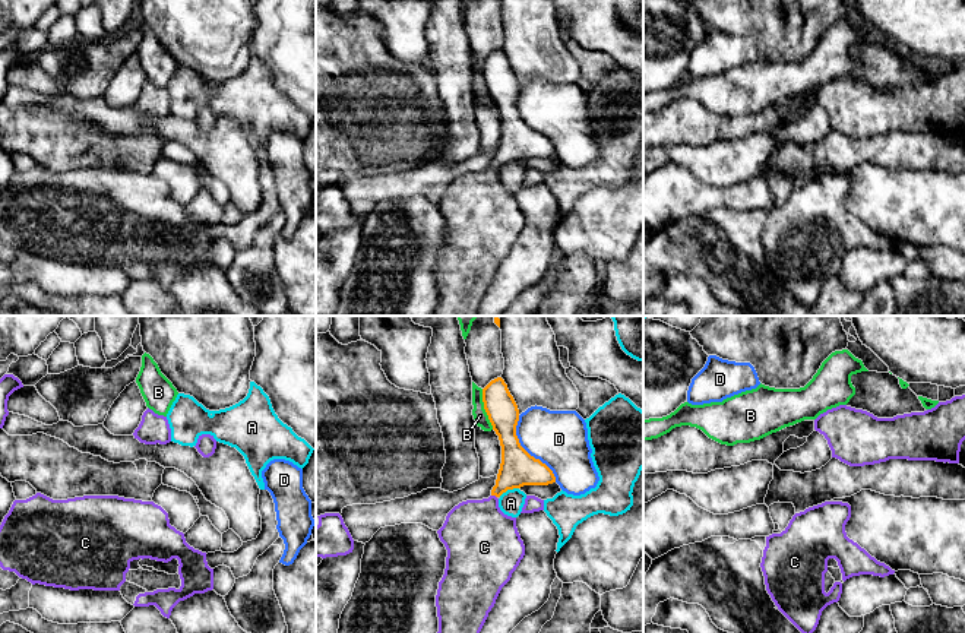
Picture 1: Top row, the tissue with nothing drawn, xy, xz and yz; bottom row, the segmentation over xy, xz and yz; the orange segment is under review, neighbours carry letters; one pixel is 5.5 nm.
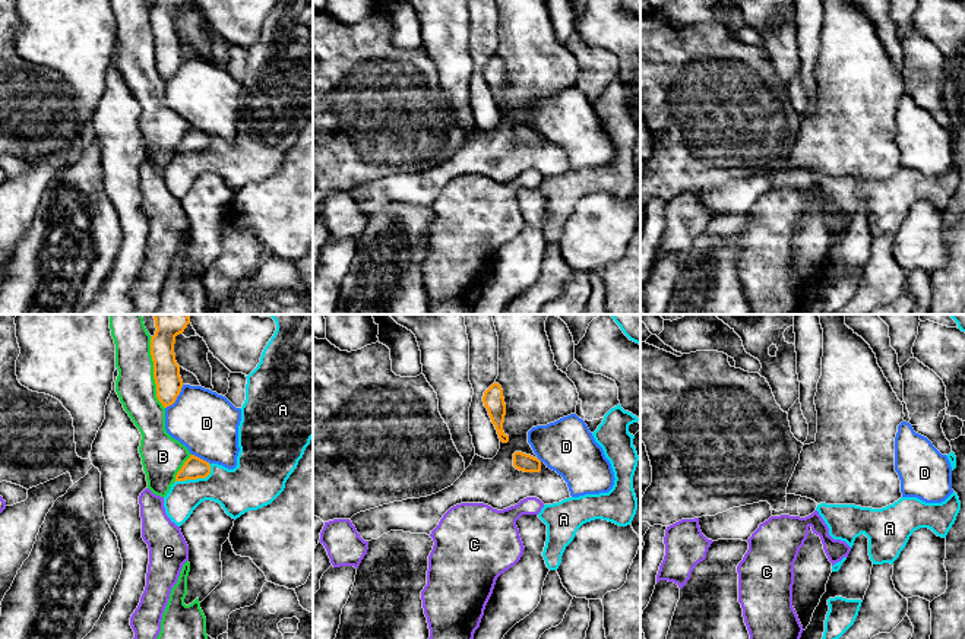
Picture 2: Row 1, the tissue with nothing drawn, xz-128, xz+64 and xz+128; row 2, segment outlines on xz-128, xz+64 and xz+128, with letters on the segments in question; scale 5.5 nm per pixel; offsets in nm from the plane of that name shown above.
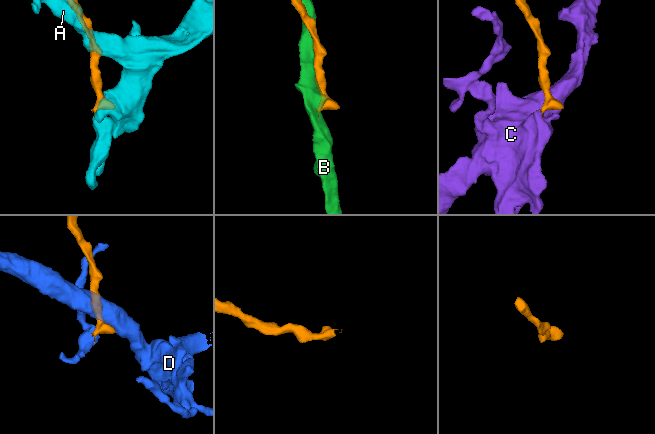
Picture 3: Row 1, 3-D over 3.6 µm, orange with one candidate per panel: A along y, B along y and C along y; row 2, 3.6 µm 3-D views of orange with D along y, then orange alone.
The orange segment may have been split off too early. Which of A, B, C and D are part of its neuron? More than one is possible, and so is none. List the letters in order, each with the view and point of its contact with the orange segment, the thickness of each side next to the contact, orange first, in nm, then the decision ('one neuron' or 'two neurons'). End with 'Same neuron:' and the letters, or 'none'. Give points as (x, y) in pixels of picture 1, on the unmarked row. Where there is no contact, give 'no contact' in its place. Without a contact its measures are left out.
A: xz (508, 161) | 200/140 nm | two neurons
B: xz (484, 81) | 170/80 nm | two neurons
C: xz (494, 167) | 200/380 nm | one neuron
D: xz (525, 123) | 200/320 nm | two neurons
Same neuron: C

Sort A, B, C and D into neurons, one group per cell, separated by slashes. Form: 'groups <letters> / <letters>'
groups A / B / C / D

